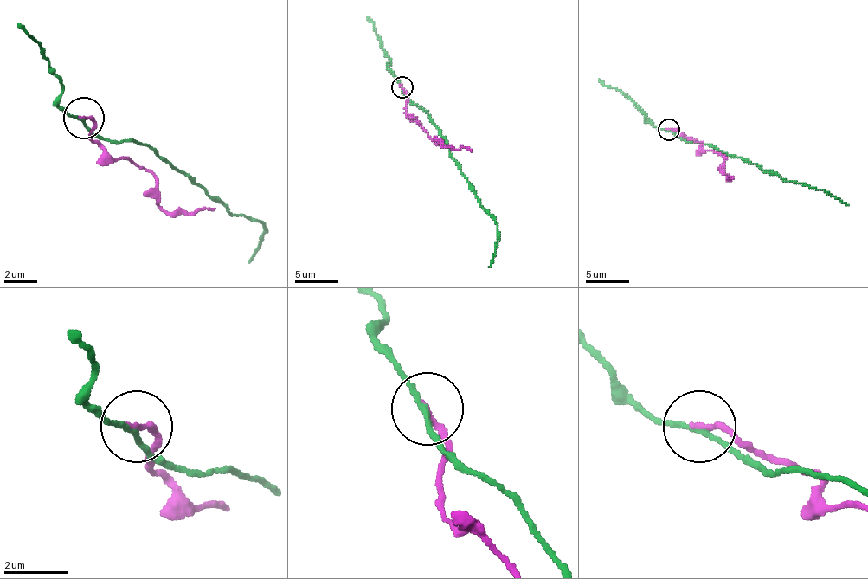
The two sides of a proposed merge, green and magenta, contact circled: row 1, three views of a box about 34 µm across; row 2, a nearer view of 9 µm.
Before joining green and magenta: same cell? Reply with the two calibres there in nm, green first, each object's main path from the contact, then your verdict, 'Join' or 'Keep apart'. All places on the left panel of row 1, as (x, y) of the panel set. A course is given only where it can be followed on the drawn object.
Thickness 140 nm (green) against 190 nm. Course of green: (82, 117), (86, 125), (112, 141), (149, 145), (235, 215), (260, 220), (264, 236), (247, 260). Course of magenta: (82, 117), (95, 125), (91, 138), (112, 157), (144, 166), (157, 183), (157, 203), (165, 211), (215, 207). Keep apart

